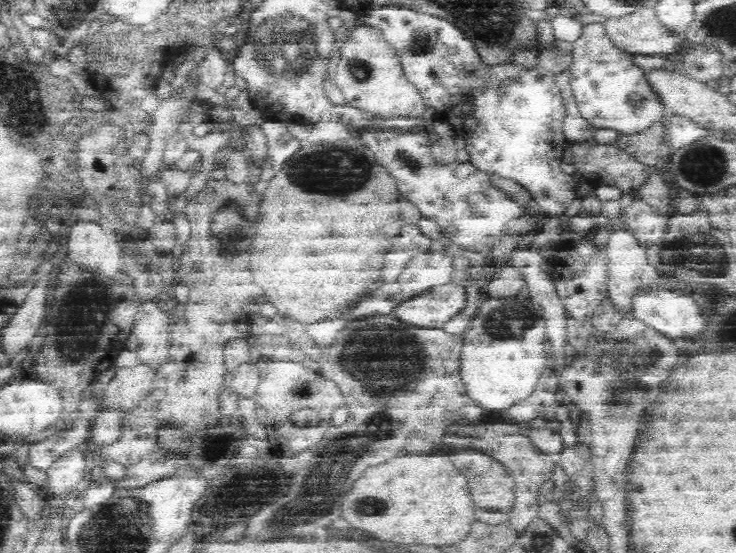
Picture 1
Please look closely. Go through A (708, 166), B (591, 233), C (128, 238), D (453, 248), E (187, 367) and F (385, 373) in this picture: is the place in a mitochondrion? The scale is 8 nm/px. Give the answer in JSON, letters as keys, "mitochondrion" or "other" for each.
{"A":"mitochondrion","B":"other","C":"other","D":"other","E":"mitochondrion","F":"mitochondrion"}

